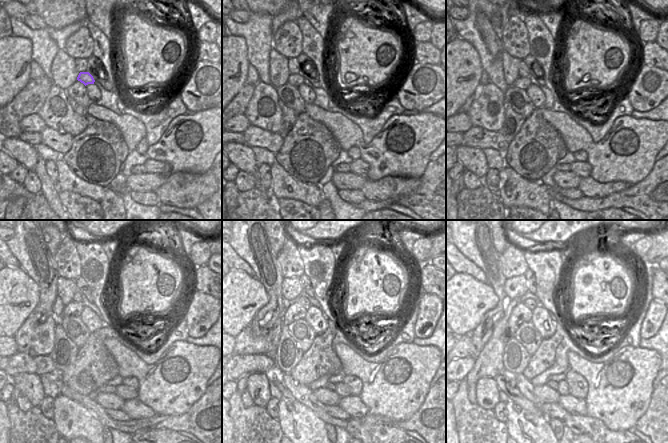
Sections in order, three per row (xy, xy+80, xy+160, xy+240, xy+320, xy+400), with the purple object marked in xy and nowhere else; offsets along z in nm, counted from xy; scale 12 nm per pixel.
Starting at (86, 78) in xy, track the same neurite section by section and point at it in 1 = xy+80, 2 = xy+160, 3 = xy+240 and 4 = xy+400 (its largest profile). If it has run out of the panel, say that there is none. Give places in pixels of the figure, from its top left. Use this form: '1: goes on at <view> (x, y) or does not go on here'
1: goes on at xy+80 (295, 80)
2: goes on at xy+160 (523, 83)
3: goes on at xy+240 (73, 308)
4: goes on at xy+400 (520, 314)

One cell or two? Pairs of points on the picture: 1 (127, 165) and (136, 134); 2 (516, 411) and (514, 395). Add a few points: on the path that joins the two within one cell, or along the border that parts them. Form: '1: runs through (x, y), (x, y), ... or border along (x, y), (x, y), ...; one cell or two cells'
1: border along (135, 149), (129, 152); two cells
2: border along (510, 399), (536, 414); two cells

